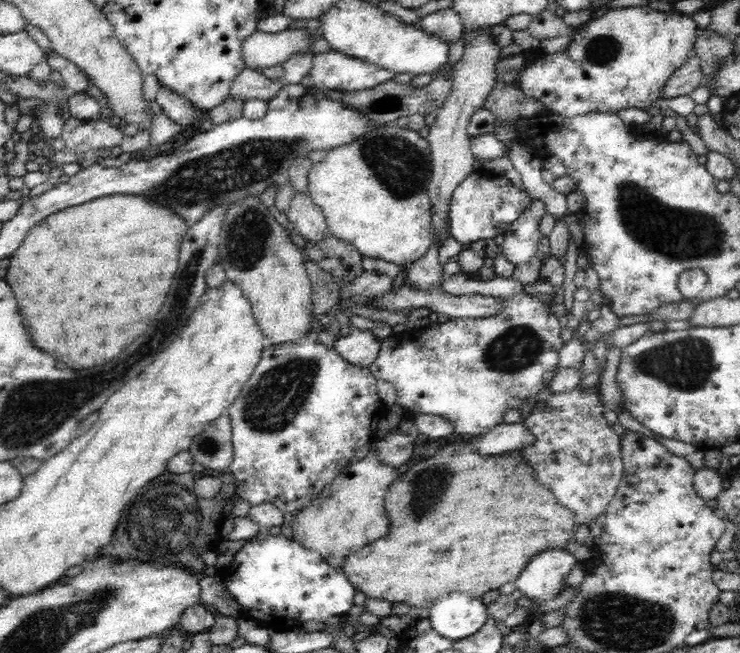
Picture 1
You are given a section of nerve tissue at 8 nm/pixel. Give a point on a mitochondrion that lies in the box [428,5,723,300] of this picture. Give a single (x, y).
(601, 50)

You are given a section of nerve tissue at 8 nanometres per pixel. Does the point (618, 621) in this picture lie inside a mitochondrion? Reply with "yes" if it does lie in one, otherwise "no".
yes

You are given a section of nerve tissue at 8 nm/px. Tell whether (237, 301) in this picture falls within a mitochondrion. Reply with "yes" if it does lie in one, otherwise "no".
no

